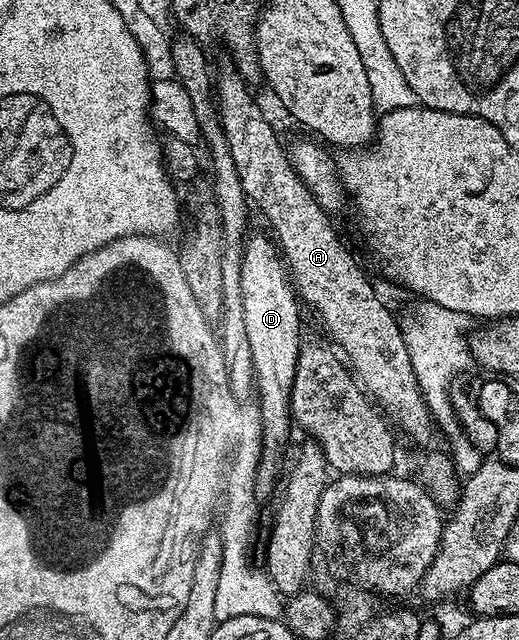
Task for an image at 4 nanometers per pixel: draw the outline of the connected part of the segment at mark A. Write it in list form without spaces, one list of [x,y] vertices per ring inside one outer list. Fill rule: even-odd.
[[[232,62],[222,65],[220,72],[218,68],[218,75],[214,80],[214,91],[220,109],[220,124],[224,128],[228,149],[233,155],[233,164],[237,167],[237,176],[241,180],[244,194],[253,205],[256,203],[260,207],[261,214],[268,219],[273,232],[271,235],[282,251],[283,259],[294,279],[294,286],[299,297],[305,305],[310,304],[324,319],[329,334],[340,343],[339,351],[346,357],[351,371],[365,393],[383,409],[394,424],[396,422],[412,439],[420,442],[430,439],[432,432],[434,434],[434,423],[431,412],[423,400],[422,390],[418,386],[418,378],[414,374],[414,366],[406,350],[399,319],[395,315],[392,317],[391,310],[376,297],[375,286],[364,277],[359,262],[352,257],[351,250],[340,241],[335,226],[328,221],[331,220],[329,213],[312,202],[300,204],[299,194],[292,192],[292,188],[301,187],[300,175],[292,167],[289,153],[280,145],[280,140],[276,137],[271,122],[264,117],[263,110],[252,101],[252,92],[248,89],[247,82],[236,71],[238,71],[237,65]]]

